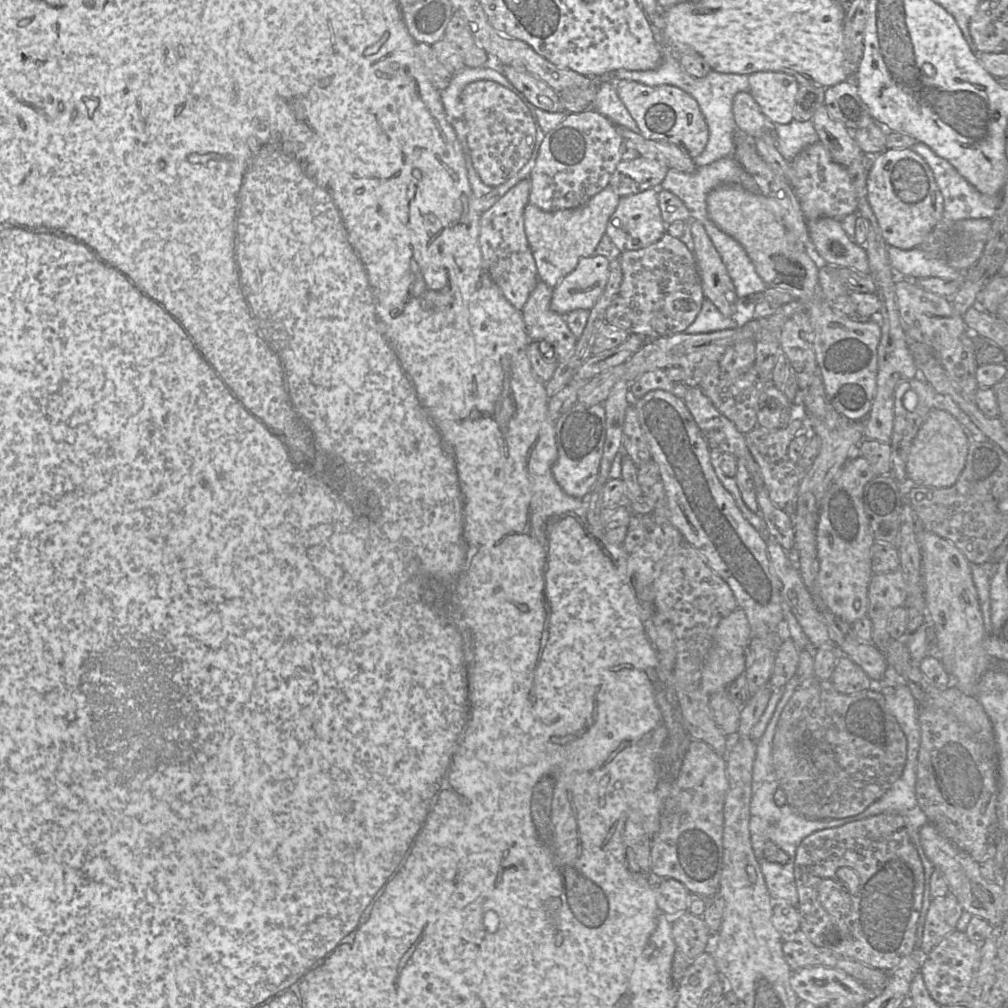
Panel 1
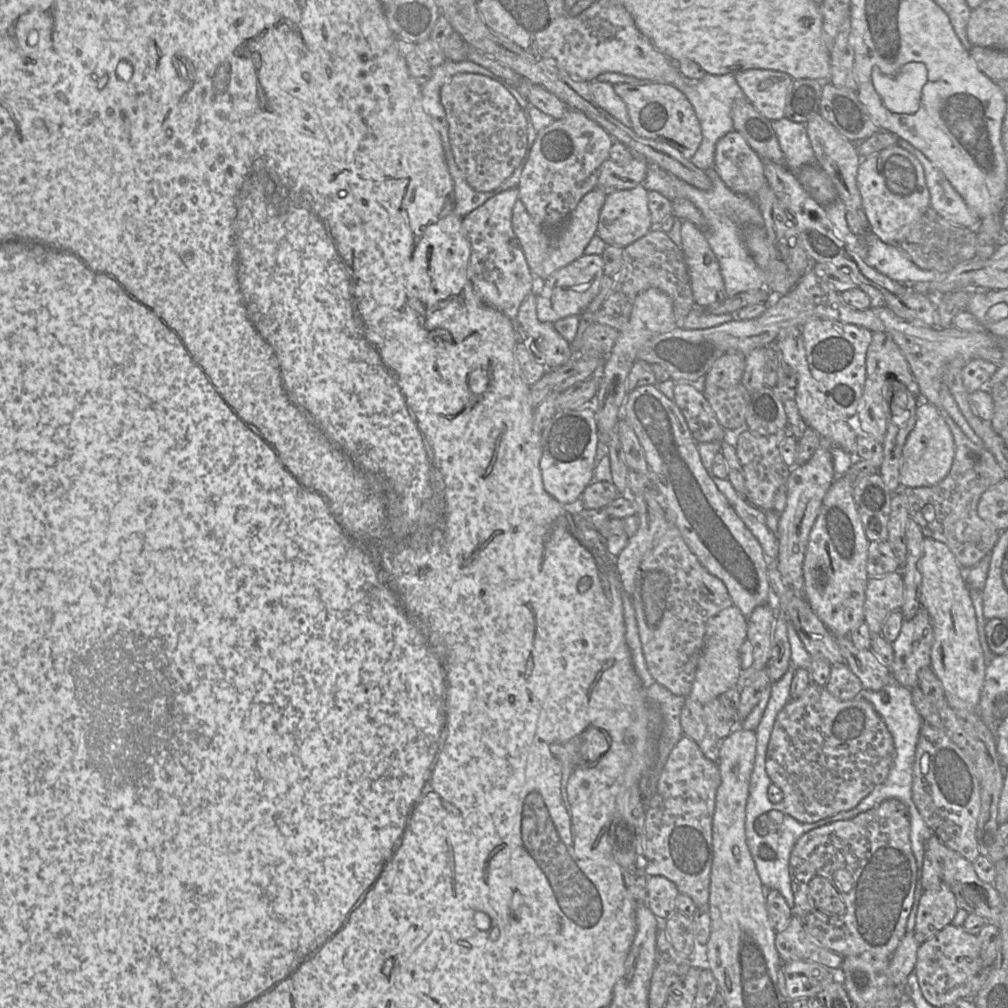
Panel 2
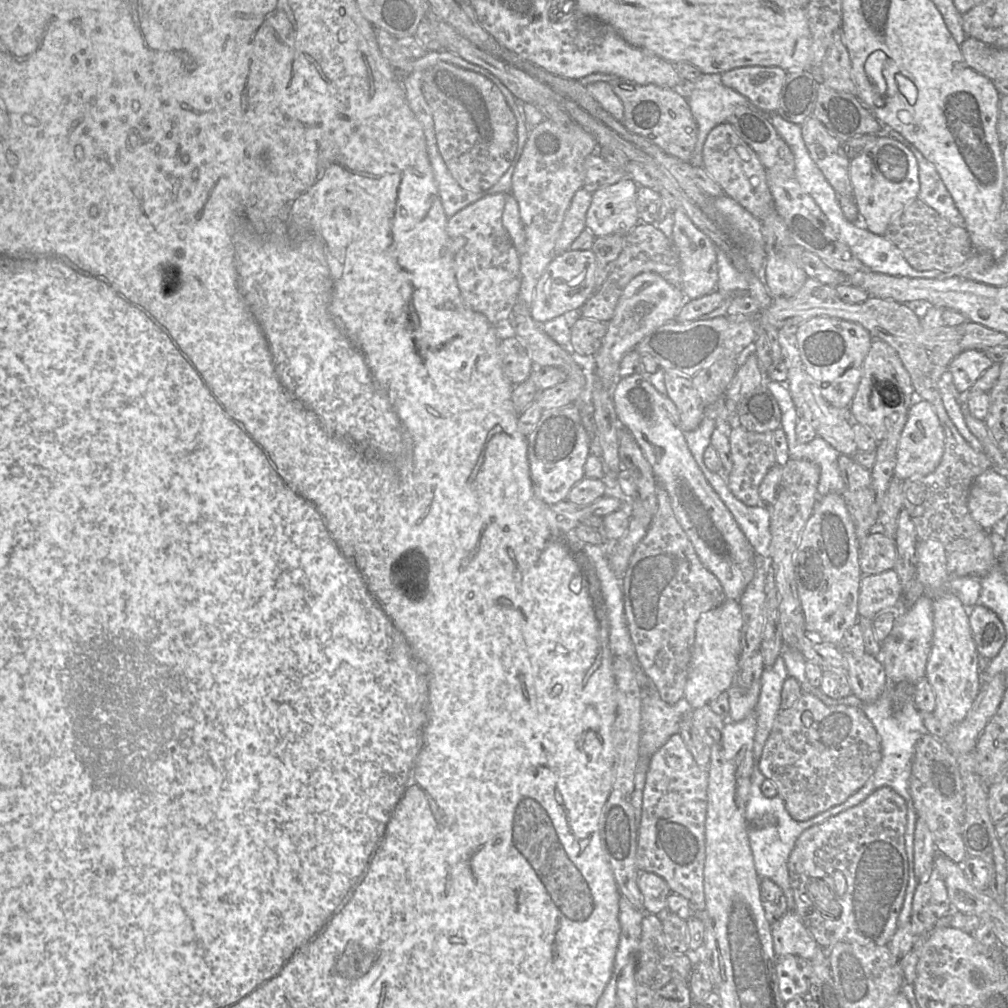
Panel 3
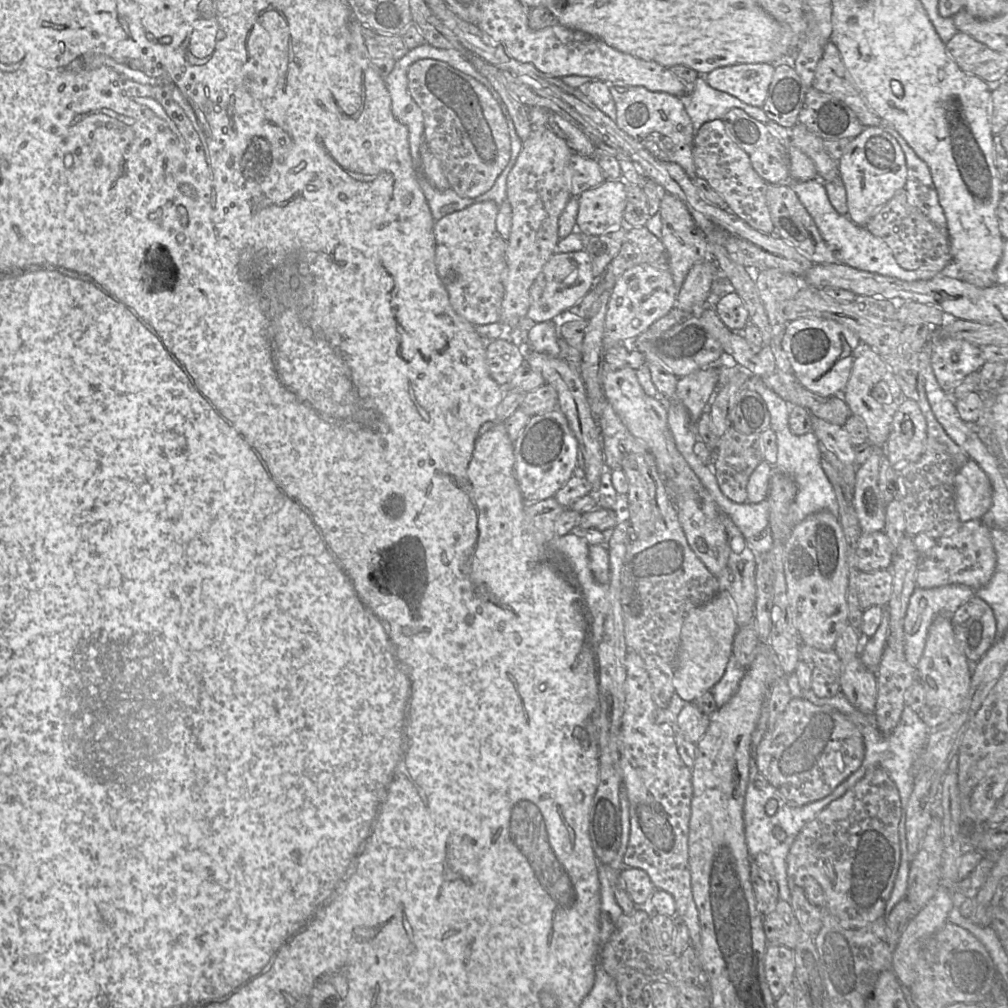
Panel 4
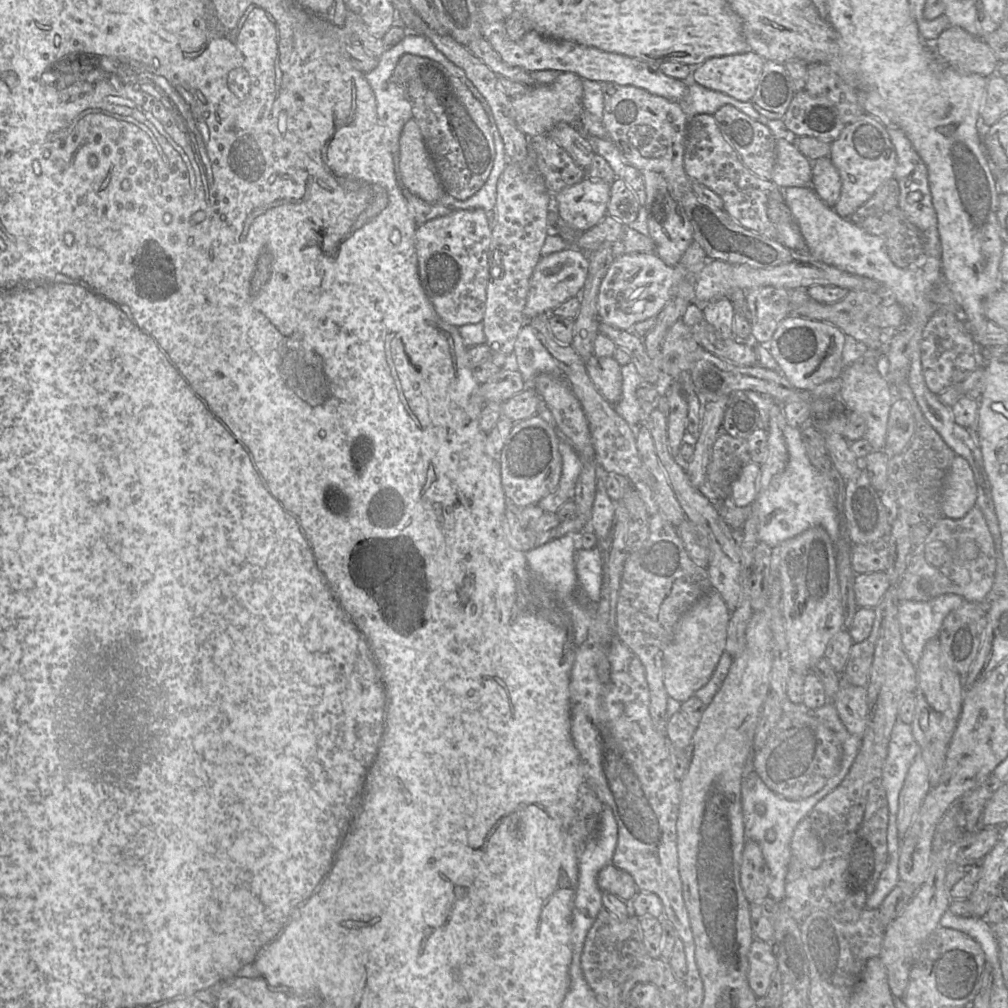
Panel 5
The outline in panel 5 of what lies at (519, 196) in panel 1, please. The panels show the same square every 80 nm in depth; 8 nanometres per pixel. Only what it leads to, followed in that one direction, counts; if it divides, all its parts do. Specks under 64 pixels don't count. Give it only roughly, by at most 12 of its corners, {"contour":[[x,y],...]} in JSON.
{"contour":[[455,211],[415,234],[438,316],[482,323],[491,212]]}

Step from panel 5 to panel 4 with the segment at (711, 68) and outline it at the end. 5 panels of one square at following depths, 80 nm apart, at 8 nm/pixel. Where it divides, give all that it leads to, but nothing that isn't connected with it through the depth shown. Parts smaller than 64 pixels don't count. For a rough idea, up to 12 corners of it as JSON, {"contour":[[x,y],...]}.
{"contour":[[735,64],[704,76],[714,89],[762,107],[775,67]]}

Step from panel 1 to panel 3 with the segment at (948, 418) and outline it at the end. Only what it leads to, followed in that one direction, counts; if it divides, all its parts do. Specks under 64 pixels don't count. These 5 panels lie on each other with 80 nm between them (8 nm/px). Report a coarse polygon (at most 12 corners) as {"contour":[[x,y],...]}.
{"contour":[[911,405],[897,446],[895,477],[932,473],[944,431],[932,405]]}

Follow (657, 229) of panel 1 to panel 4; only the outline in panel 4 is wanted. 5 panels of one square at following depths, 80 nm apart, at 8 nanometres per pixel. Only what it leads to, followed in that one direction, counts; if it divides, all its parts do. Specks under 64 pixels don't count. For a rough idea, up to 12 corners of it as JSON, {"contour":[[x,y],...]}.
{"contour":[[604,181],[578,196],[576,231],[625,225],[626,184]]}

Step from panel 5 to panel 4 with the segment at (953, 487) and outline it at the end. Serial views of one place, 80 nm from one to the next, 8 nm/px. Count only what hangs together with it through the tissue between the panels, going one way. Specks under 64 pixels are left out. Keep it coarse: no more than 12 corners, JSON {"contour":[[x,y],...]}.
{"contour":[[972,459],[954,479],[961,522],[982,519],[992,485]]}

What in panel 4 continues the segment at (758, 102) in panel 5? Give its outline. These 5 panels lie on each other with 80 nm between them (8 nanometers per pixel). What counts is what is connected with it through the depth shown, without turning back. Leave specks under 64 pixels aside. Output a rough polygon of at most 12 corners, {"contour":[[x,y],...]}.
{"contour":[[775,66],[762,109],[791,129],[807,89],[794,68]]}

